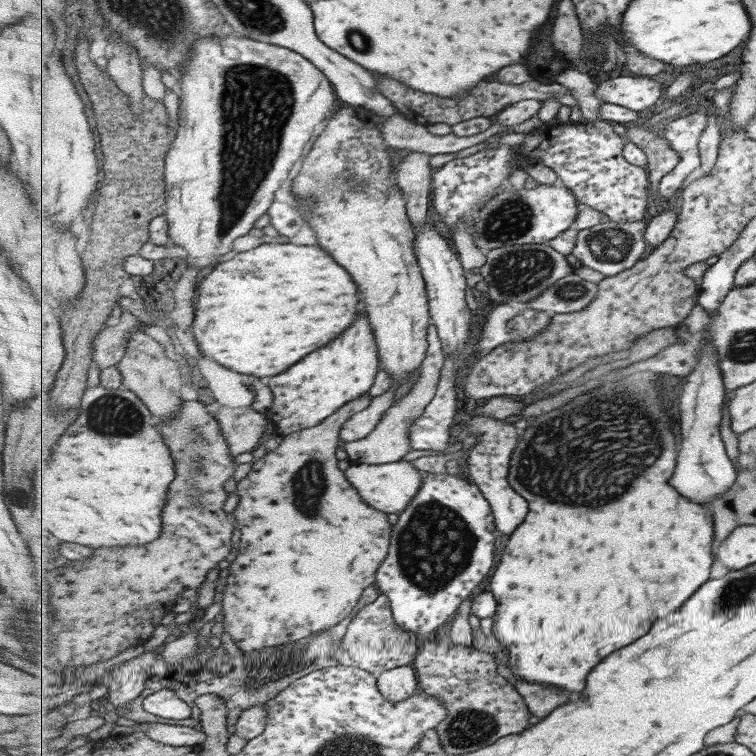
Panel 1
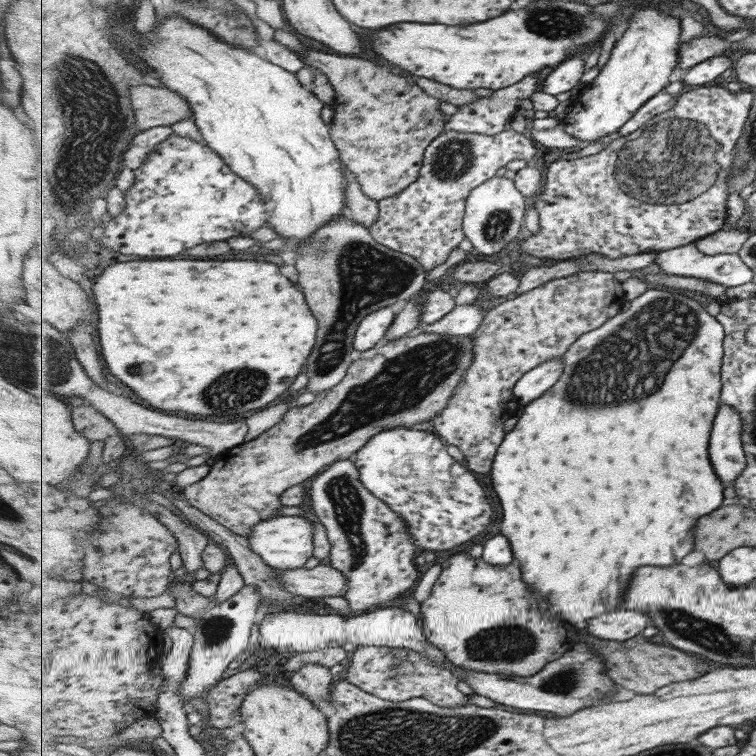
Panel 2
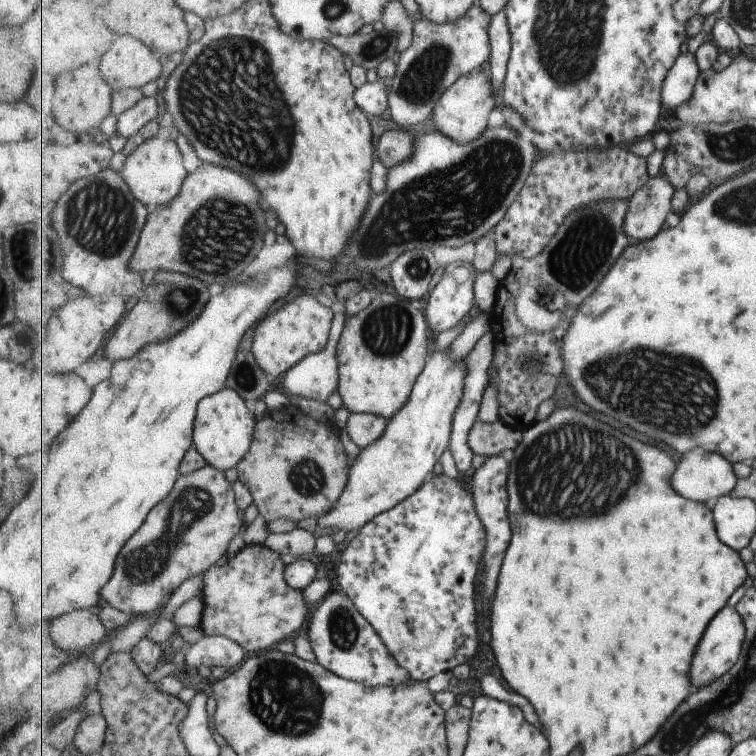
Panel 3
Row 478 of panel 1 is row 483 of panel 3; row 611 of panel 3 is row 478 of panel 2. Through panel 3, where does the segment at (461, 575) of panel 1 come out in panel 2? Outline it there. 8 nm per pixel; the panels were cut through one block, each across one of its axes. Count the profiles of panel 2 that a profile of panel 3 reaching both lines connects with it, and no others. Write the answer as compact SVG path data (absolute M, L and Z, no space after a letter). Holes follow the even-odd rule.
M399 426L379 432L353 456L355 464L359 466L363 484L371 490L371 494L375 494L391 507L391 510L397 510L399 514L403 514L403 518L407 518L407 526L411 526L411 536L422 552L445 552L461 548L481 536L493 518L493 506L487 500L485 488L471 470L467 470L447 452L448 444L443 444L443 441L440 435Z

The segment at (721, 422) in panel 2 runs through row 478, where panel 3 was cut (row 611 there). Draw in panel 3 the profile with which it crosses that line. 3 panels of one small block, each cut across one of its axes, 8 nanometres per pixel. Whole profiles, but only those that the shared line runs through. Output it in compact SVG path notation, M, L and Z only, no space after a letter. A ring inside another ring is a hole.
M725 607L713 620L711 630L707 630L707 638L703 638L703 642L699 644L699 654L695 654L695 666L691 666L693 684L697 688L703 688L725 676L740 659L746 636L747 627L742 616L736 608Z

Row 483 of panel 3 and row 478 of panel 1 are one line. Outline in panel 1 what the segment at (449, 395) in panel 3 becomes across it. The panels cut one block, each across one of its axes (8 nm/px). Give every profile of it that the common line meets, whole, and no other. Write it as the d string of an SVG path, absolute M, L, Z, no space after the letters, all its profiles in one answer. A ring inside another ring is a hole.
M411 461L390 462L389 464L358 464L345 470L351 484L362 494L370 506L383 512L403 512L414 502L423 486L423 472L417 470Z

